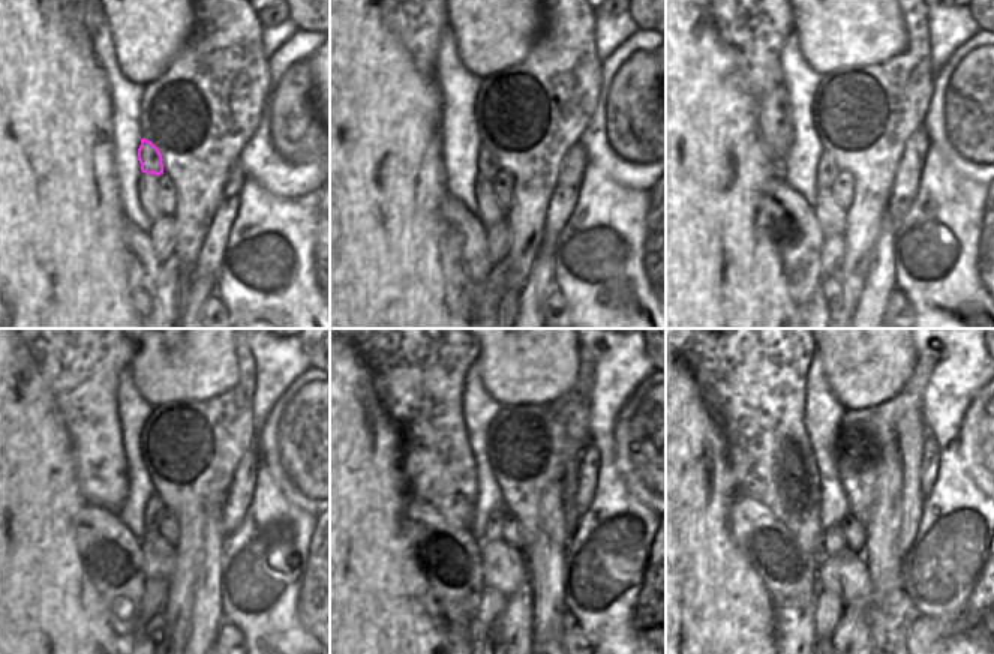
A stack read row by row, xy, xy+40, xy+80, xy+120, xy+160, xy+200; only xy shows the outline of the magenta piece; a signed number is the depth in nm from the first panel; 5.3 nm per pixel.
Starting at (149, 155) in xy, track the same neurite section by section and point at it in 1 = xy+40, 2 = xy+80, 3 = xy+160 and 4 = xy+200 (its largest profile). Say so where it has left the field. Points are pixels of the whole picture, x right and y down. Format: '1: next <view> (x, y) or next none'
1: next xy+40 (488, 167)
2: next xy+80 (826, 170)
3: next xy+160 (494, 524)
4: next xy+200 (834, 540)

